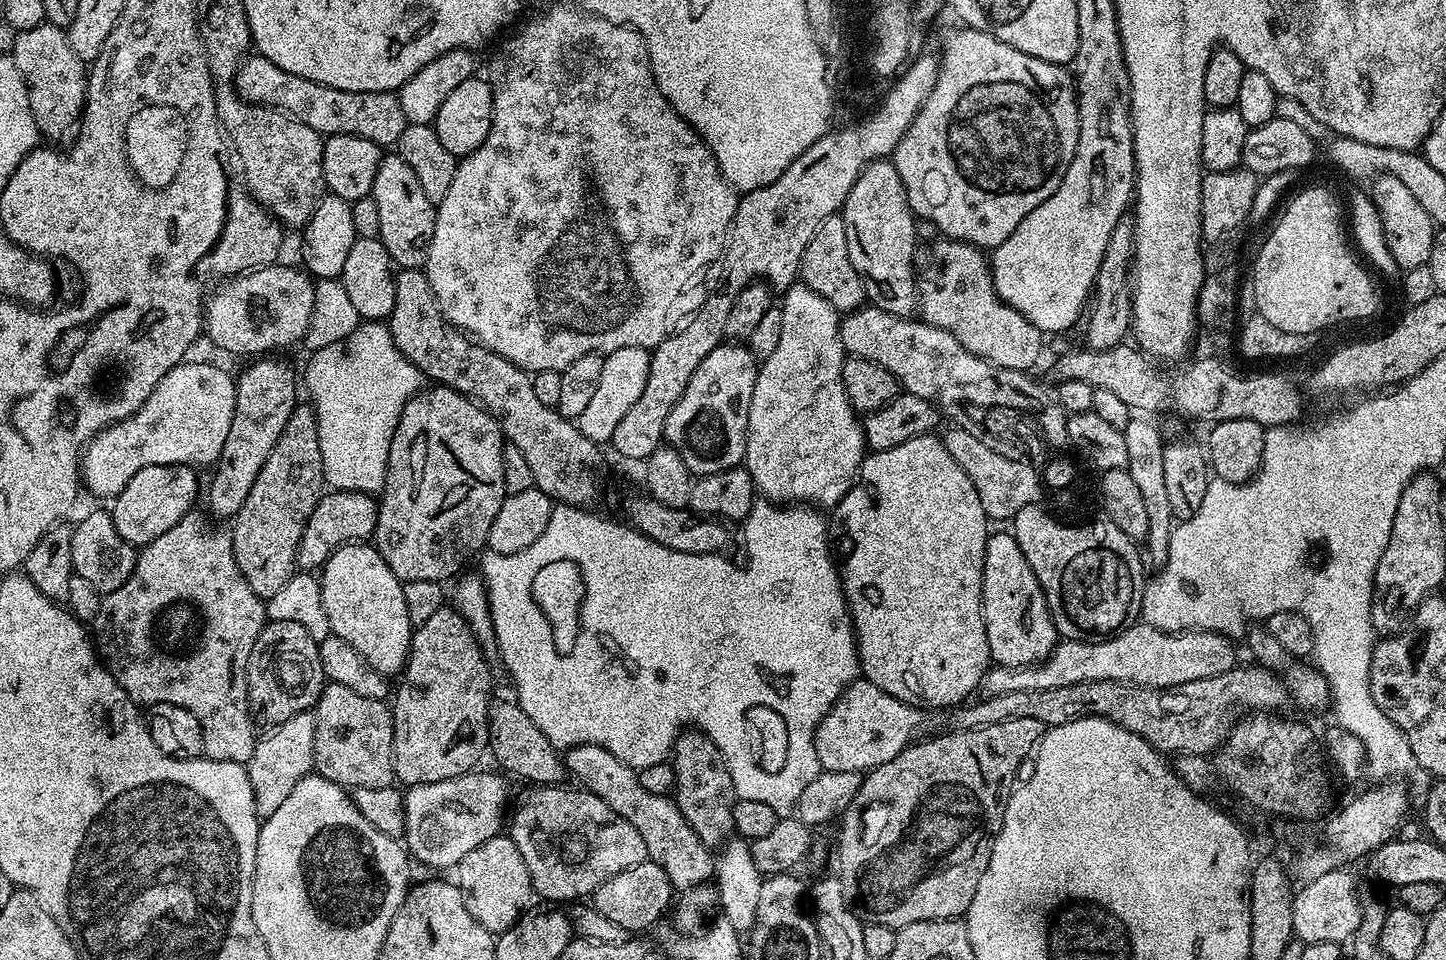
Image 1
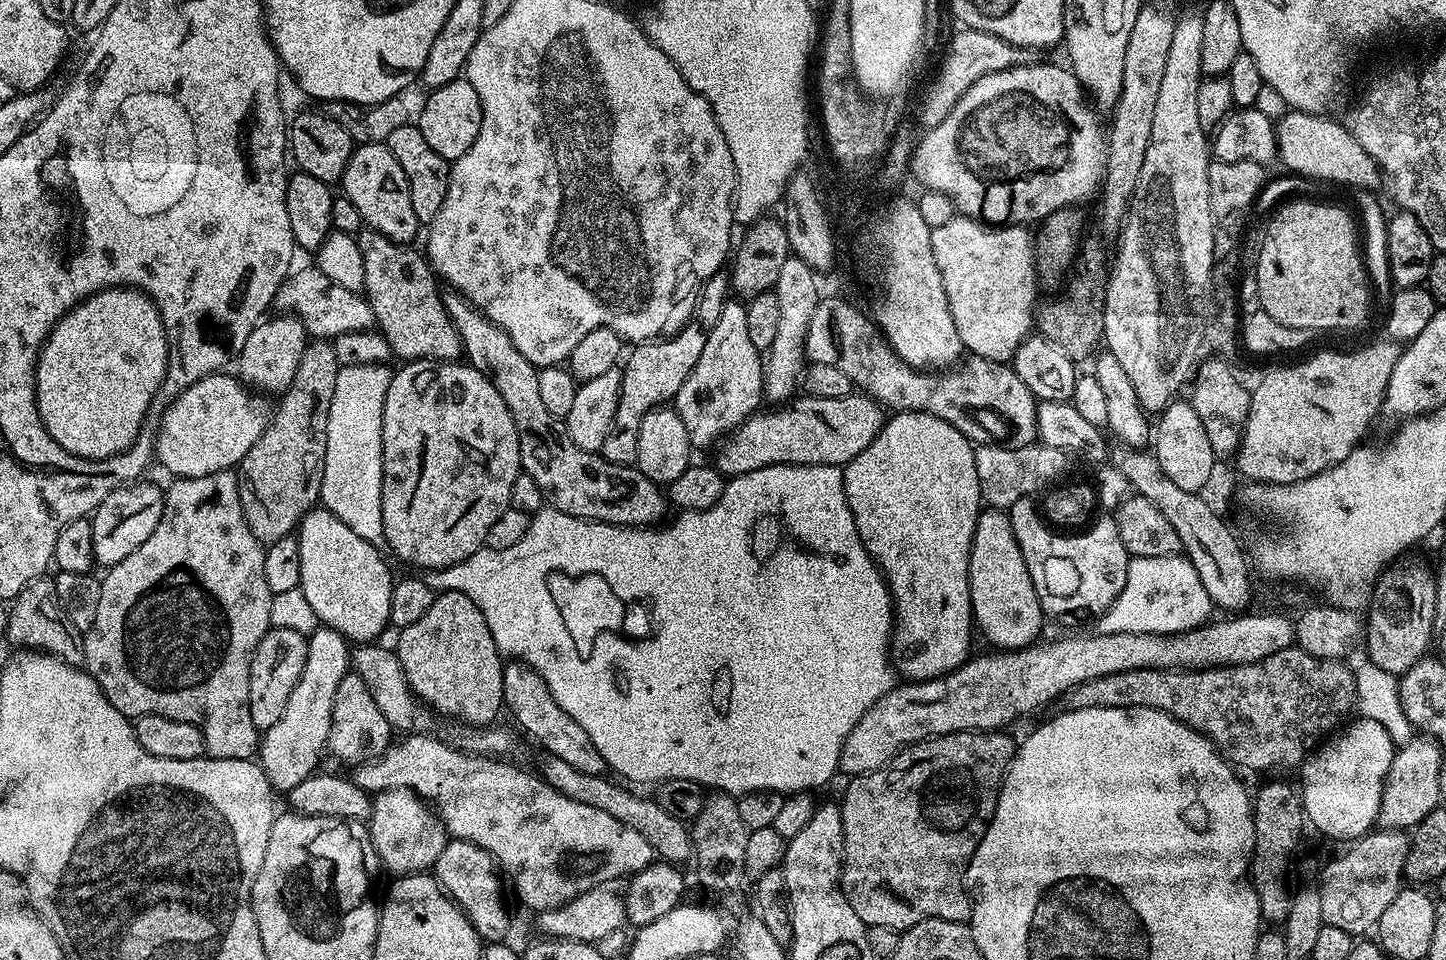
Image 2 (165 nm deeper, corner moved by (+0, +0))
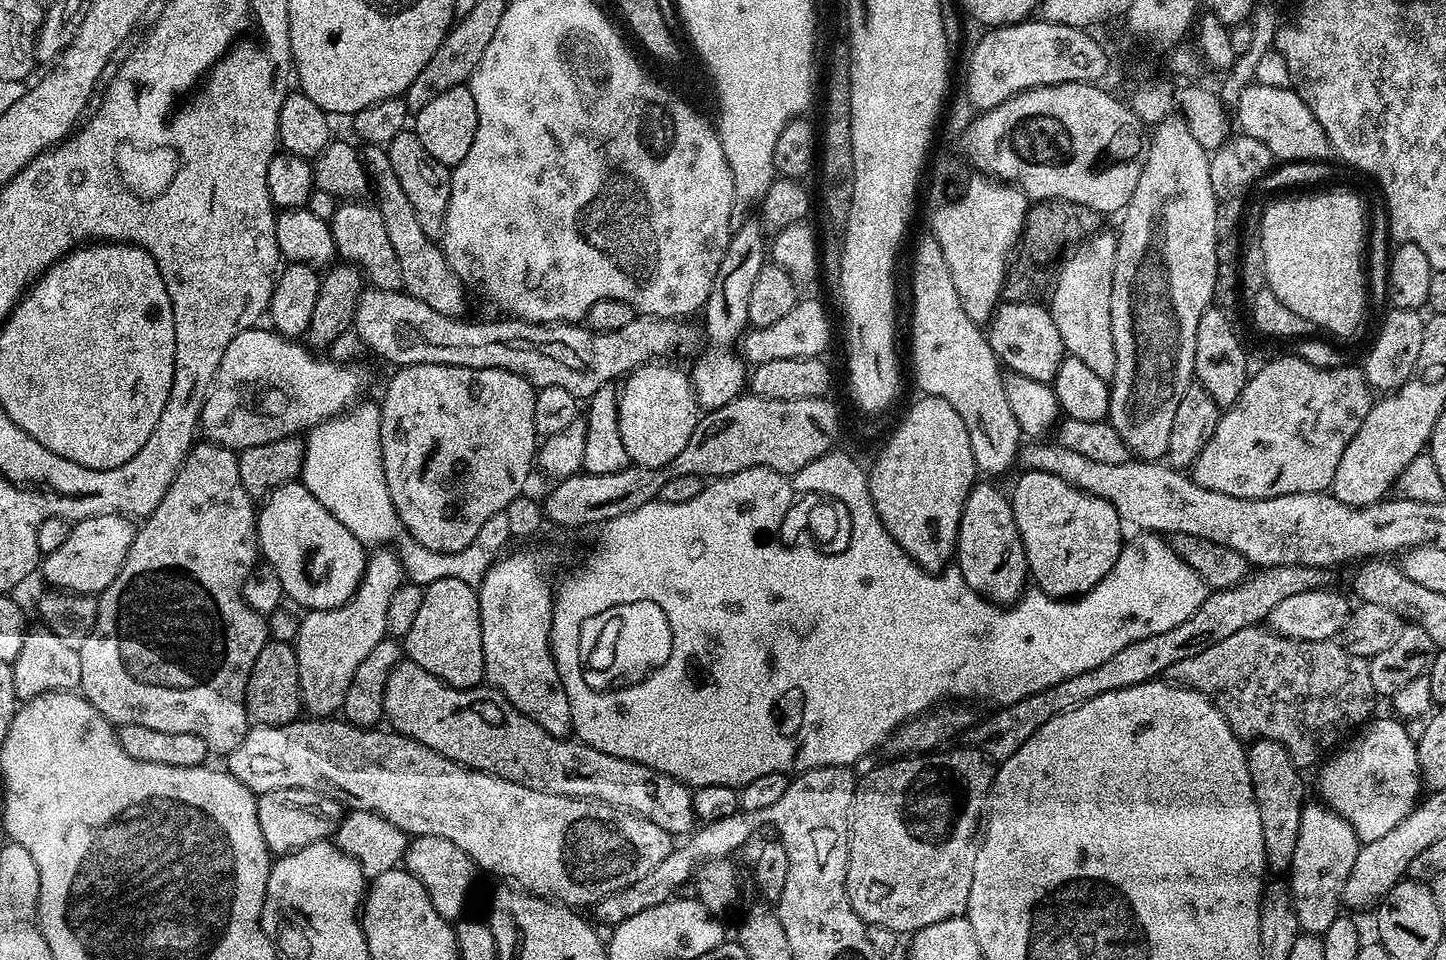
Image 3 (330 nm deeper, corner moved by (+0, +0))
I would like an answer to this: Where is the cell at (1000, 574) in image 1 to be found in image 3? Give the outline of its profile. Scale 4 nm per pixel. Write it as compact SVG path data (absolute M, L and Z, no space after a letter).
M977 482L972 485L970 494L964 503L962 518L958 526L955 563L962 578L978 593L993 604L1007 606L1020 599L1029 579L1028 559L1014 522L1012 502L995 488L995 483Z

